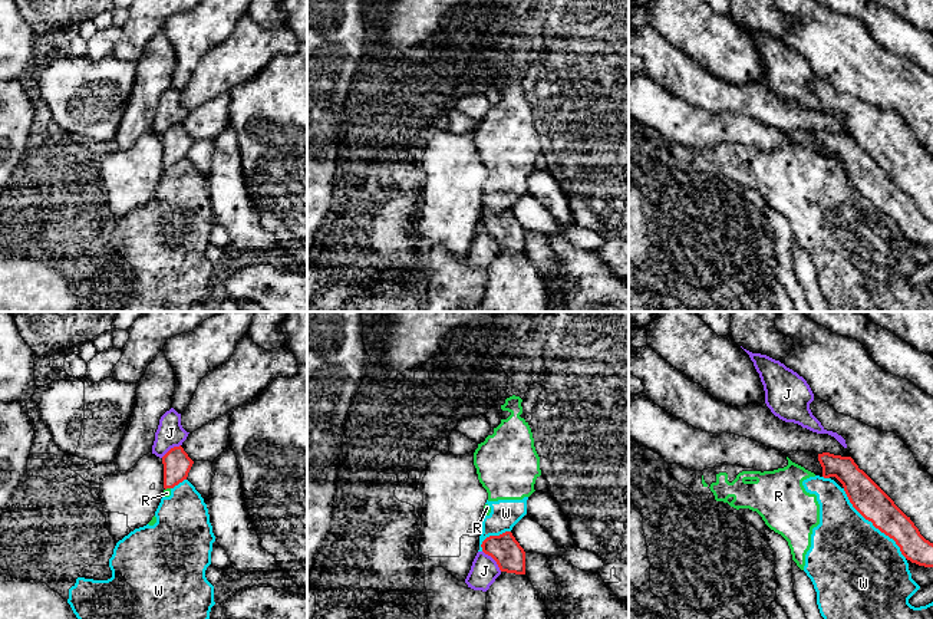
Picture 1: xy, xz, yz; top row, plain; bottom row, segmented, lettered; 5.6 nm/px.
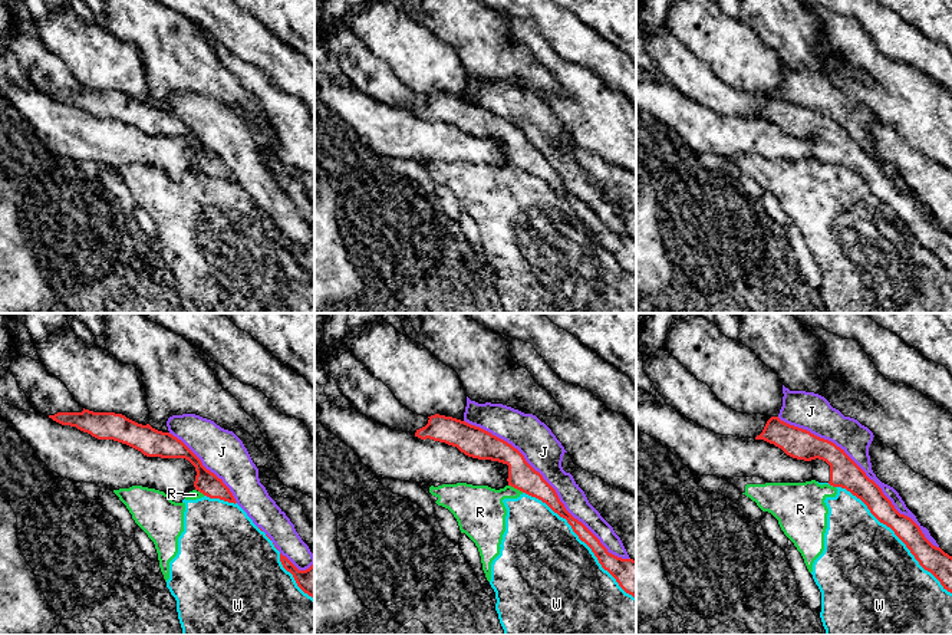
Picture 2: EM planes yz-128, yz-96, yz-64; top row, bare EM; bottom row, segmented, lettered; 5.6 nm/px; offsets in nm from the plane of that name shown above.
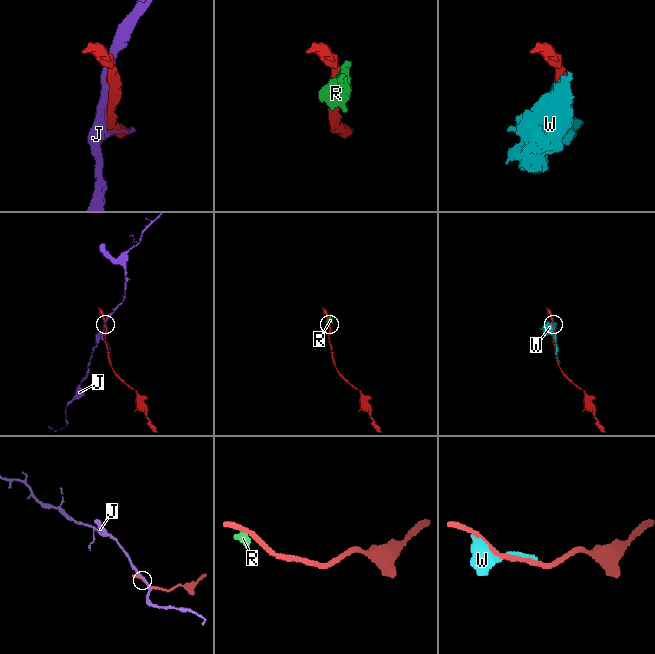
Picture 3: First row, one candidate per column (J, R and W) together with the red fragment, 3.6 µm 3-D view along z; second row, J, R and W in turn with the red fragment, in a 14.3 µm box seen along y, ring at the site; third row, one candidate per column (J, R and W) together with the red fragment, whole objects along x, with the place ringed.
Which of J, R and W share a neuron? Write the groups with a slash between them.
J / R W

